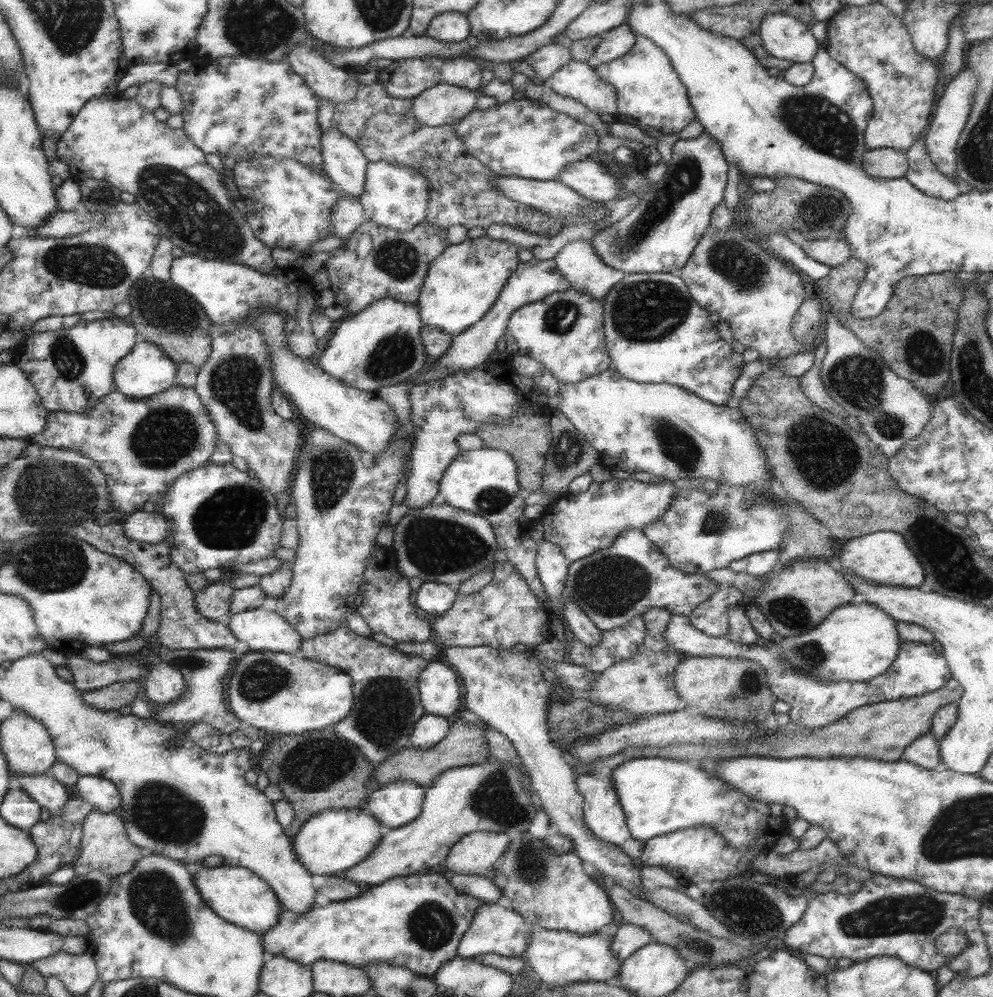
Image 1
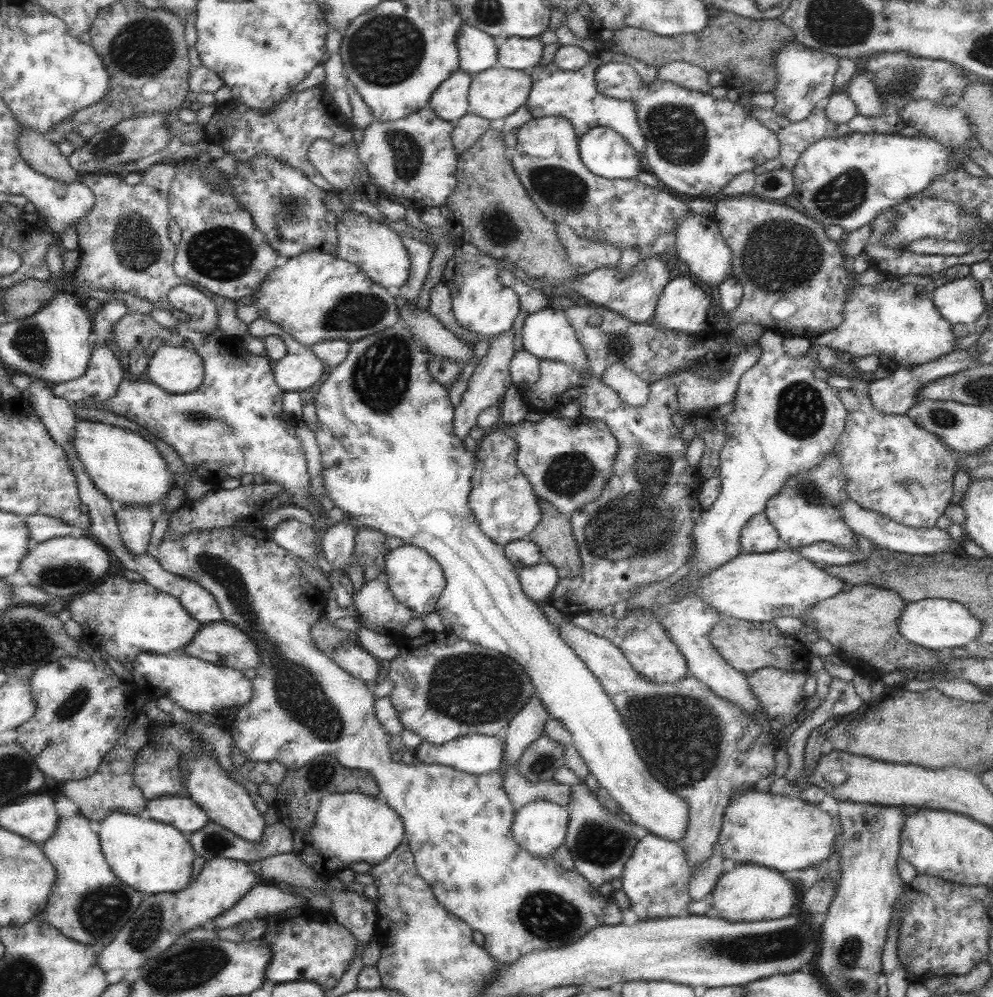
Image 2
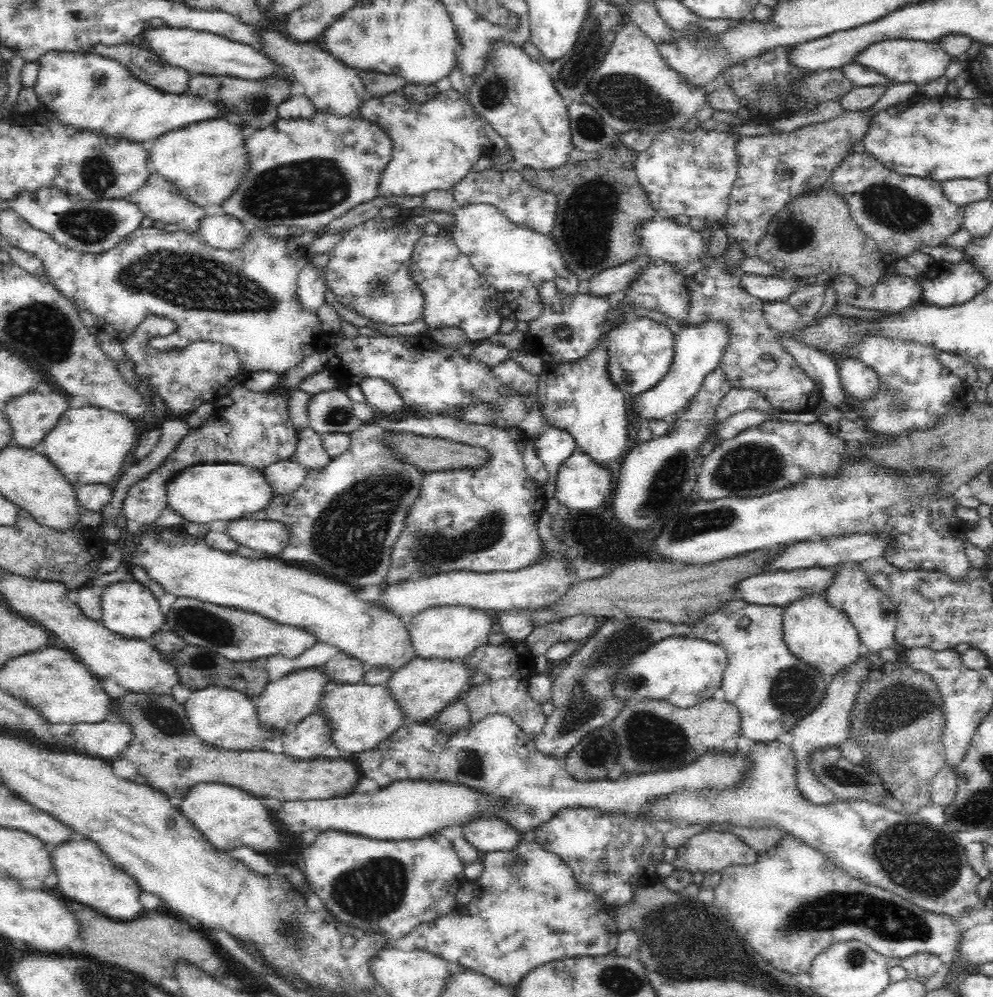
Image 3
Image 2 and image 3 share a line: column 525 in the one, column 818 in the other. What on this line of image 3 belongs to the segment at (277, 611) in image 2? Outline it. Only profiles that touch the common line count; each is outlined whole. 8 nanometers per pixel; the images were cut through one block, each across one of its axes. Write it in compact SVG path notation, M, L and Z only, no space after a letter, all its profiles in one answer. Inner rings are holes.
M784 836L778 848L758 854L754 864L732 864L722 870L722 878L716 886L712 886L712 890L712 904L724 918L732 922L734 930L738 930L746 944L754 948L754 954L762 956L774 968L792 976L810 972L814 958L832 942L862 940L872 950L890 960L906 960L916 952L930 952L936 956L942 956L950 950L956 952L962 936L962 930L956 926L956 920L926 912L920 906L908 902L906 898L900 898L880 888L870 888L868 884L846 876L846 872L828 862L820 850L814 850L792 836Z

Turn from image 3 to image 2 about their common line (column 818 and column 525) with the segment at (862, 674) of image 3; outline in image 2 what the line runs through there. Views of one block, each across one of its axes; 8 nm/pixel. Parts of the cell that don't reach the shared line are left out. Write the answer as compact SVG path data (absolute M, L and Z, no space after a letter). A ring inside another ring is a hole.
M533 694L531 698L529 698L529 702L525 702L525 706L521 706L521 710L513 716L513 720L507 724L507 732L505 732L505 740L503 740L503 770L501 770L501 774L503 774L503 790L509 794L509 800L511 800L511 806L513 806L513 810L517 812L517 808L523 808L523 806L527 806L529 802L533 802L533 800L547 800L547 802L551 802L551 804L555 804L555 806L563 806L563 808L567 808L567 804L569 804L569 800L571 800L571 790L569 790L569 786L565 786L565 784L553 784L553 780L549 780L549 782L537 782L537 784L527 784L519 774L517 774L517 770L515 770L515 766L517 766L517 758L521 758L521 754L529 748L529 746L533 746L533 742L539 738L539 736L543 736L543 728L545 728L545 722L549 720L549 714L547 714L547 710L545 710L545 706L541 704L541 700Z

